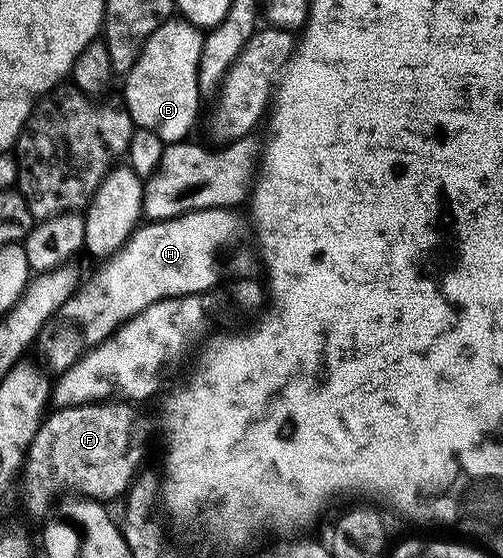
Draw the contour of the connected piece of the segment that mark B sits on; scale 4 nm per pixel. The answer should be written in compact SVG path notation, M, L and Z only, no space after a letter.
M170 19L149 34L140 46L139 52L129 69L129 78L125 81L124 108L129 110L134 126L147 131L155 131L159 139L166 143L186 140L197 121L197 104L203 100L199 83L199 63L201 48L205 38L202 30L184 19Z

